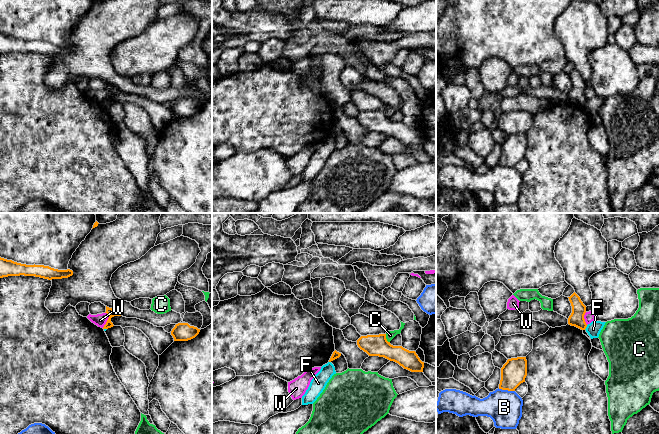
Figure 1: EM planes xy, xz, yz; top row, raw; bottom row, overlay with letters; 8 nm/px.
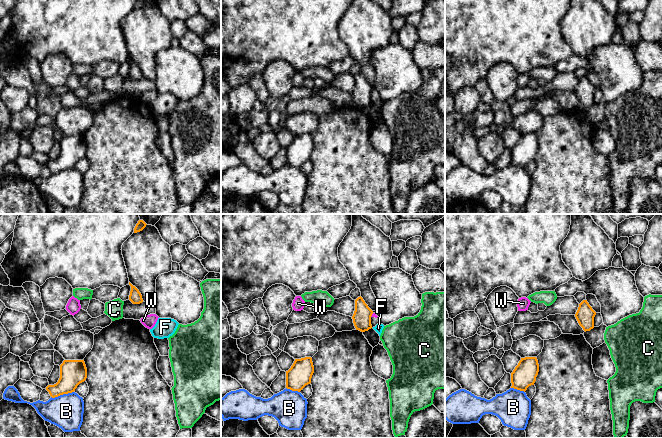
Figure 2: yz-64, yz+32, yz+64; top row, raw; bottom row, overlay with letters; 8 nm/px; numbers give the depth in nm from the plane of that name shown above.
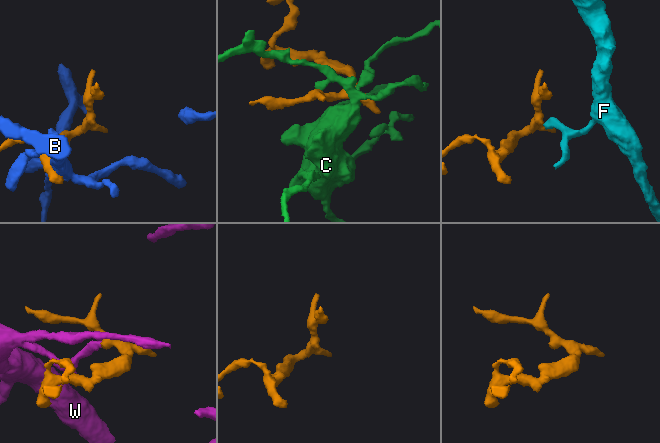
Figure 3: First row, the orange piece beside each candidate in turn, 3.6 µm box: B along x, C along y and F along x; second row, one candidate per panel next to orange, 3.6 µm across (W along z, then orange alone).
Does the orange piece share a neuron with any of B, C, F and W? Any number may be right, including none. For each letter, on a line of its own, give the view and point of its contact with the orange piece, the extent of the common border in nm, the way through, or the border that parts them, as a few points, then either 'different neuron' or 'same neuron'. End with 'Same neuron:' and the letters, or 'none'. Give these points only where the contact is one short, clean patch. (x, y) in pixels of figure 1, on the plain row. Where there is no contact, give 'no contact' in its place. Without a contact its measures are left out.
B: yz (506, 165) | 140 nm | different neuron
C: xz (385, 114) | 80 nm | along xz (385, 110), (385, 114), (389, 118) | different neuron
F: yz (586, 102) | 50 nm | along yz (587, 101), (584, 105) | different neuron
W: xy (107, 96) | 130 nm | along xy (106, 88), (108, 91), (107, 97), (102, 103) | different neuron
Same neuron: none

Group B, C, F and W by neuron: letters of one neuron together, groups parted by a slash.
B / C / F / W

